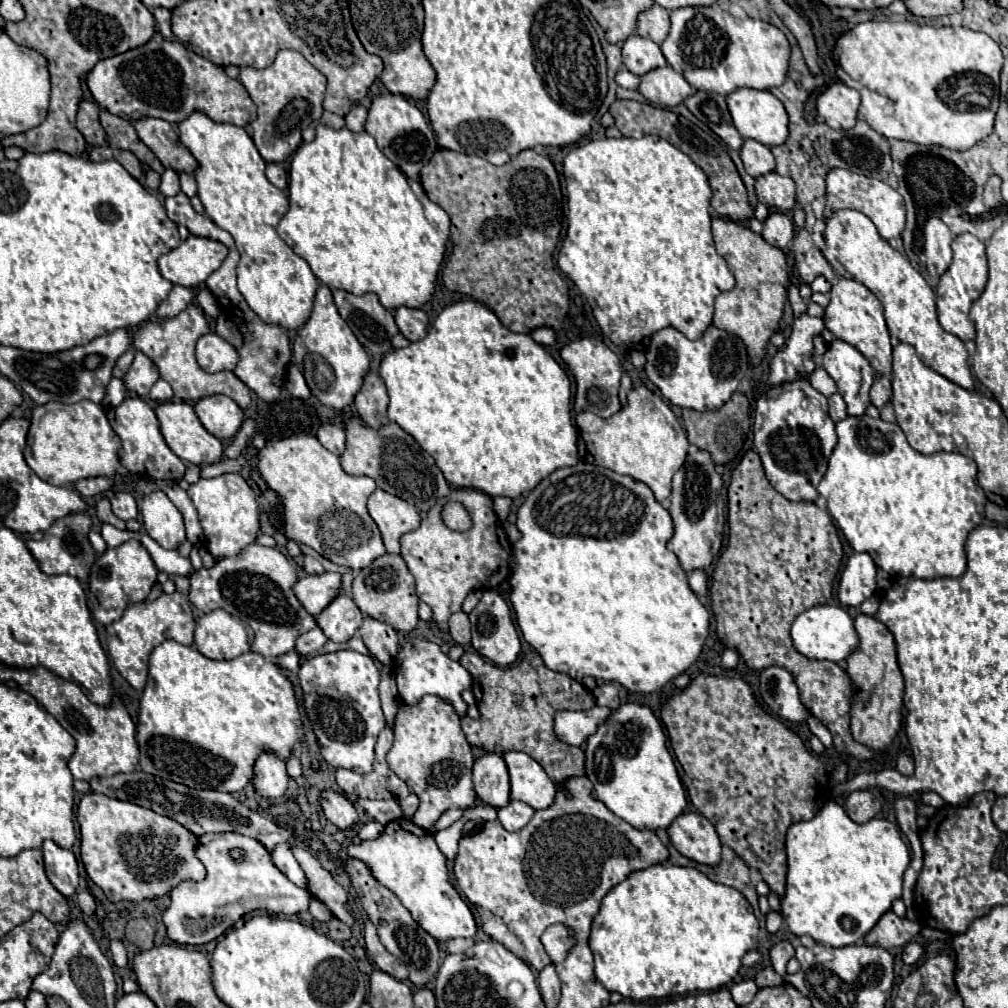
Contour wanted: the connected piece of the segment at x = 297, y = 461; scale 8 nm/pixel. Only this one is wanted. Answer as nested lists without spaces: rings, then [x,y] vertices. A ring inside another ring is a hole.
[[[292,433],[282,439],[270,439],[260,451],[258,451],[258,469],[268,483],[272,491],[276,491],[284,505],[284,535],[296,543],[308,545],[314,551],[318,551],[322,557],[330,559],[336,565],[350,567],[354,573],[362,567],[368,567],[376,557],[384,555],[384,543],[380,537],[380,531],[376,529],[376,523],[372,521],[366,499],[376,489],[376,483],[370,477],[354,477],[348,475],[340,467],[338,455],[330,453],[320,445],[320,441],[314,435],[308,433]]]

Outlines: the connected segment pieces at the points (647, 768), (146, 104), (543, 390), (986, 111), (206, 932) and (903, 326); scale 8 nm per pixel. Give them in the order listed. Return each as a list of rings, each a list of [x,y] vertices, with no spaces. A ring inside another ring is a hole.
[[[638,703],[620,705],[602,725],[598,725],[596,733],[588,737],[584,753],[586,753],[586,777],[592,781],[596,797],[612,813],[616,813],[632,827],[652,829],[652,831],[666,829],[686,809],[686,793],[680,783],[674,761],[666,749],[666,735],[662,731],[662,725],[646,705]]]
[[[150,39],[146,45],[126,53],[102,59],[86,77],[88,89],[96,103],[126,121],[142,117],[160,117],[170,123],[186,119],[192,111],[204,111],[212,121],[246,127],[256,117],[256,107],[238,79],[224,73],[224,67],[206,61],[182,43]],[[190,63],[190,79],[188,79]]]
[[[468,299],[468,301],[458,301],[450,307],[446,307],[434,321],[434,325],[430,327],[430,333],[420,339],[410,343],[404,349],[396,349],[392,353],[388,353],[382,359],[382,379],[386,383],[388,395],[390,395],[390,403],[388,403],[388,417],[390,421],[398,423],[406,433],[410,433],[424,451],[428,451],[438,469],[444,473],[446,481],[454,487],[464,487],[464,489],[480,489],[484,493],[488,493],[490,497],[520,497],[524,491],[532,491],[544,477],[548,477],[554,469],[558,467],[572,467],[580,461],[578,457],[578,445],[576,445],[576,431],[572,427],[571,417],[571,383],[568,375],[564,373],[564,369],[554,361],[554,357],[540,345],[536,343],[530,335],[524,333],[512,333],[510,329],[506,329],[500,319],[494,315],[494,311],[490,311],[486,305]]]
[[[866,21],[836,41],[834,55],[840,81],[852,89],[858,89],[862,95],[860,117],[876,133],[888,139],[966,151],[994,131],[1004,57],[1000,45],[986,33],[966,27],[930,27],[910,21]]]
[[[206,833],[206,835],[198,837],[196,857],[206,867],[204,881],[182,881],[180,885],[176,885],[176,889],[172,889],[172,893],[170,893],[172,903],[162,913],[162,923],[166,925],[166,933],[168,933],[168,937],[174,943],[180,943],[180,945],[204,945],[204,943],[210,943],[210,941],[218,939],[226,929],[230,929],[240,917],[244,917],[246,913],[256,911],[256,909],[264,909],[264,911],[270,911],[270,913],[286,913],[286,915],[308,911],[310,893],[306,889],[296,887],[272,863],[272,857],[270,857],[268,849],[264,845],[260,845],[260,841],[256,841],[252,837],[244,837],[244,835],[238,835],[238,833]],[[232,845],[238,845],[238,847],[242,847],[248,853],[246,861],[236,863],[236,861],[232,861],[228,857],[228,851],[230,851]]]
[[[840,209],[832,213],[832,217],[828,217],[826,221],[824,243],[826,245],[822,253],[832,269],[846,279],[864,283],[882,301],[890,335],[898,337],[904,343],[910,343],[916,349],[918,357],[936,373],[958,383],[960,387],[974,387],[964,343],[956,335],[946,333],[938,323],[934,291],[908,263],[908,259],[880,237],[876,225],[864,213],[856,209]]]

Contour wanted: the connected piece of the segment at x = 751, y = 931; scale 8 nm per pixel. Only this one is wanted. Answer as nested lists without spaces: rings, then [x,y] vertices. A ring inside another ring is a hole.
[[[656,863],[648,869],[632,871],[622,883],[606,893],[592,921],[588,945],[594,955],[596,979],[608,991],[618,991],[632,1001],[646,1001],[720,989],[736,977],[742,955],[756,945],[756,939],[758,921],[740,891],[710,881],[696,867]]]

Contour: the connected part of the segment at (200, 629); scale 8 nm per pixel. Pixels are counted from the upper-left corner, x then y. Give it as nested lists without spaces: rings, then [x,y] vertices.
[[[216,609],[196,619],[194,645],[204,657],[218,661],[234,659],[250,651],[244,623],[222,609]]]

